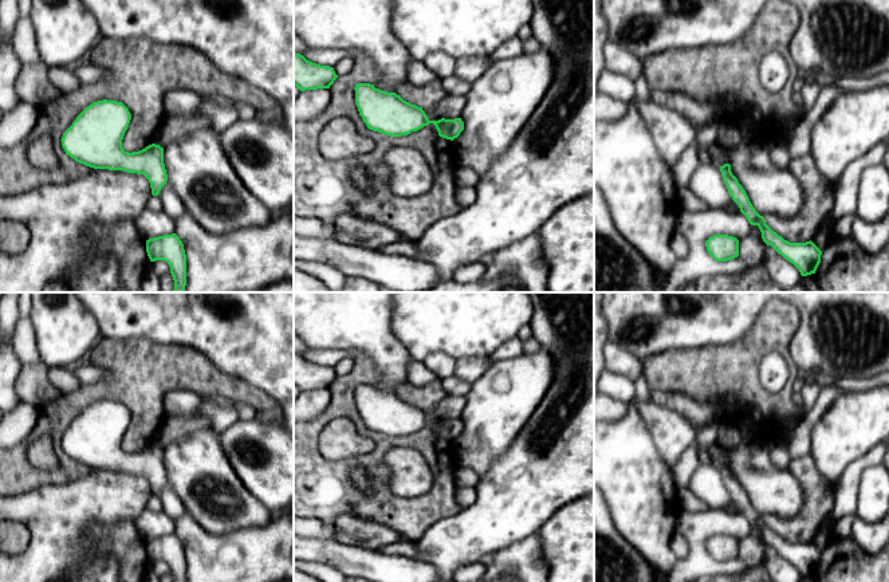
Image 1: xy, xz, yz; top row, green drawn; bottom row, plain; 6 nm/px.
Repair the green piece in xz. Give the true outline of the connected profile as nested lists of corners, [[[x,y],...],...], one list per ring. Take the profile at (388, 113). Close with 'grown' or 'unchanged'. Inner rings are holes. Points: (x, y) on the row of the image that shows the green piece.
[[[358,83],[355,105],[367,129],[392,135],[408,135],[433,123],[438,135],[453,141],[464,130],[461,118],[429,121],[422,107],[404,101],[396,93],[382,91],[370,83]]]; unchanged

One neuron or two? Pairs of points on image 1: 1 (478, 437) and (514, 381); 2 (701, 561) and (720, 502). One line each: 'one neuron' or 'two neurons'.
1: one neuron
2: two neurons

